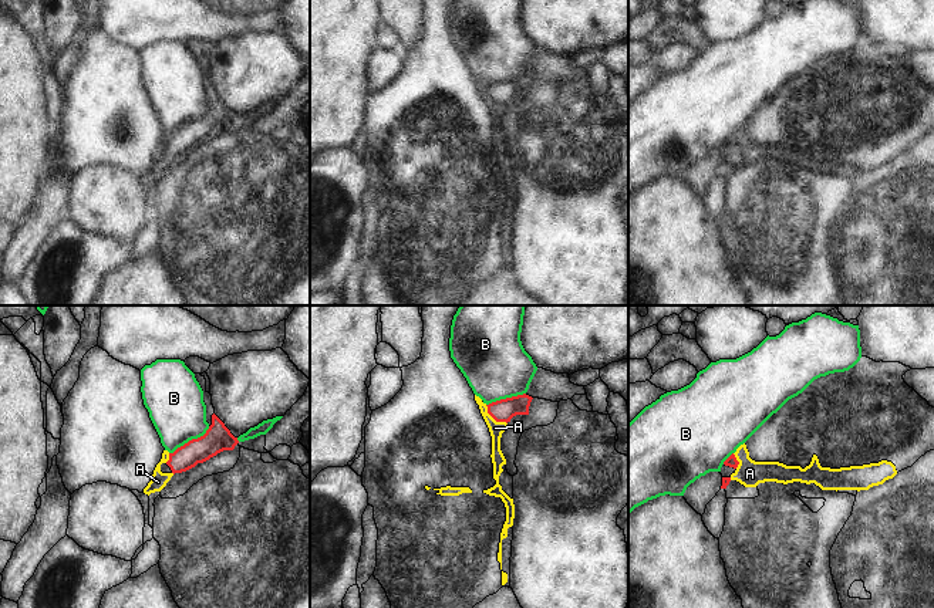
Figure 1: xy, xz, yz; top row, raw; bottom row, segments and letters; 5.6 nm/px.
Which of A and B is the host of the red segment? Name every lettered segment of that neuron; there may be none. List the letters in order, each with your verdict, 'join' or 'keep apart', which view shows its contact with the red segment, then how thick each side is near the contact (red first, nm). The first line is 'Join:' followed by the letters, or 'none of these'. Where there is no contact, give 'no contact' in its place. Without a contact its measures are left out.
Join: B
A: keep apart; contact in xz; calibres 130 and 80 nm
B: join; contact in xy; calibres 160 and 320 nm

